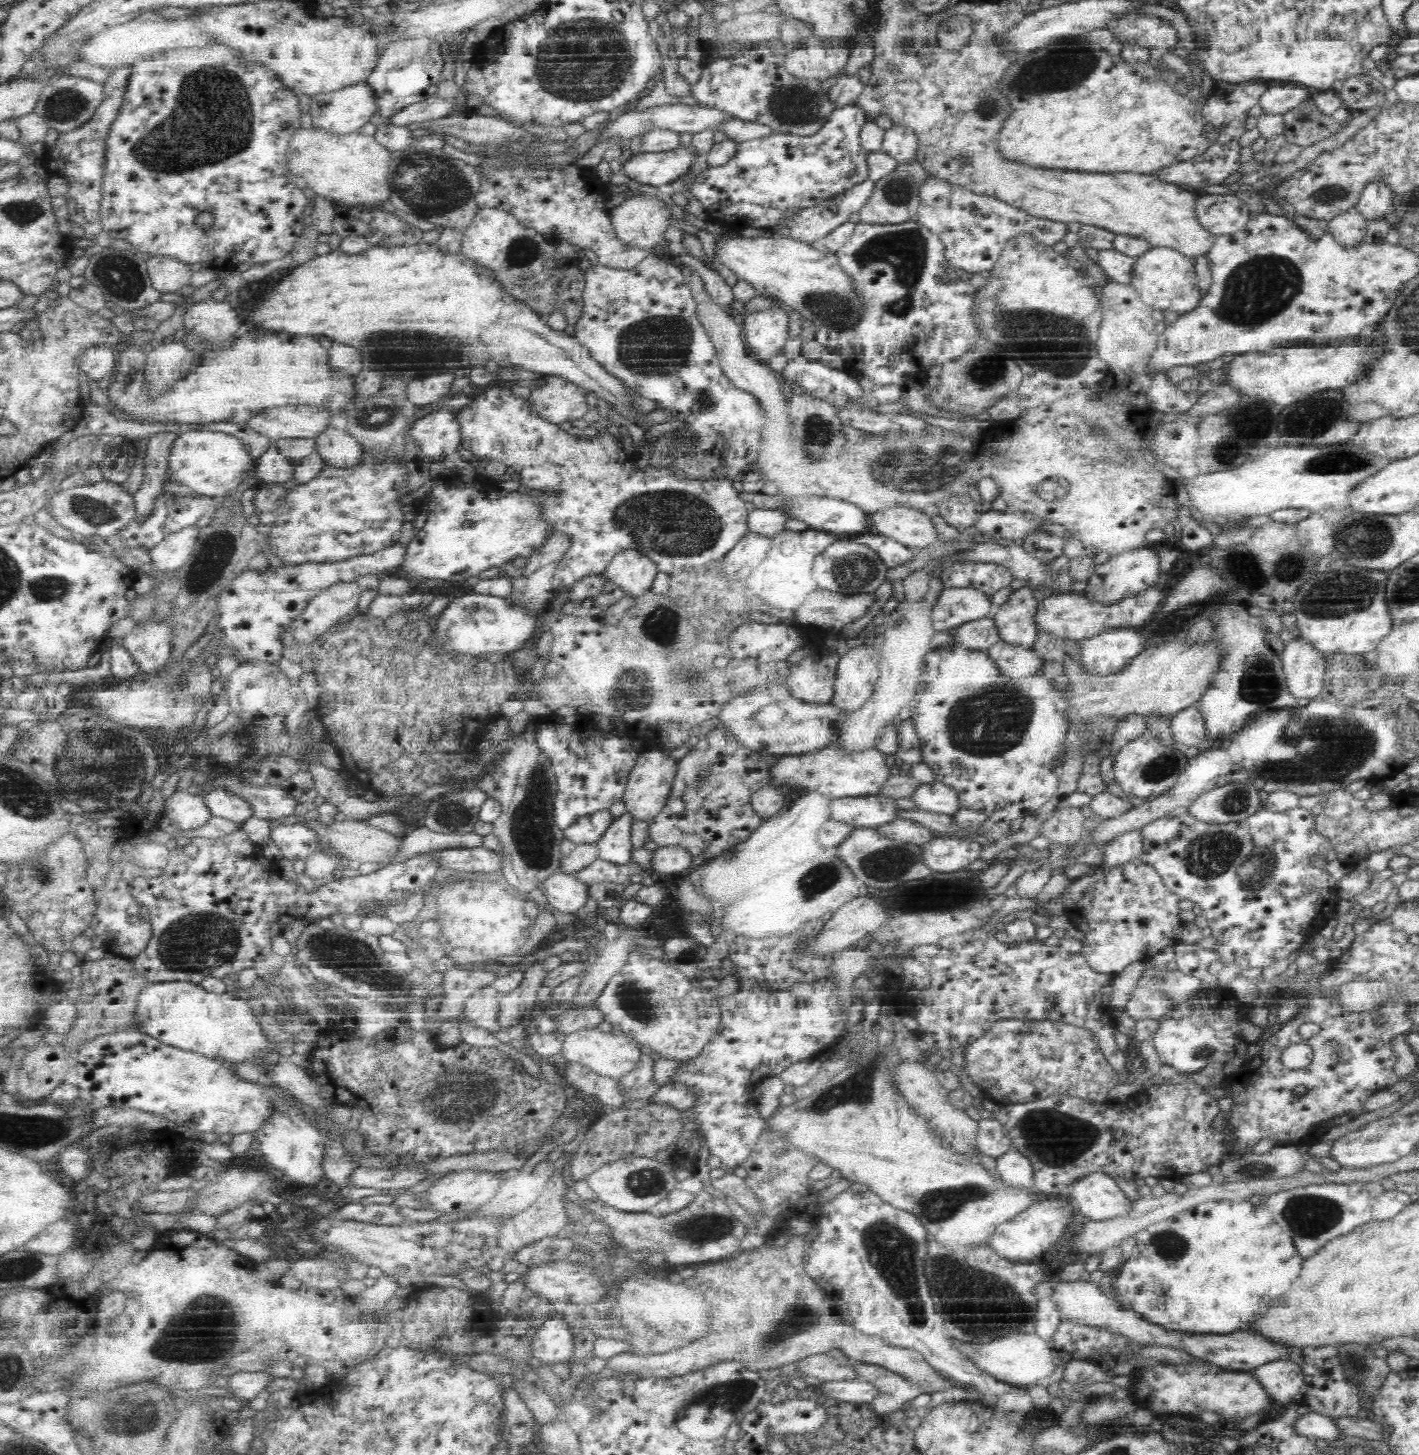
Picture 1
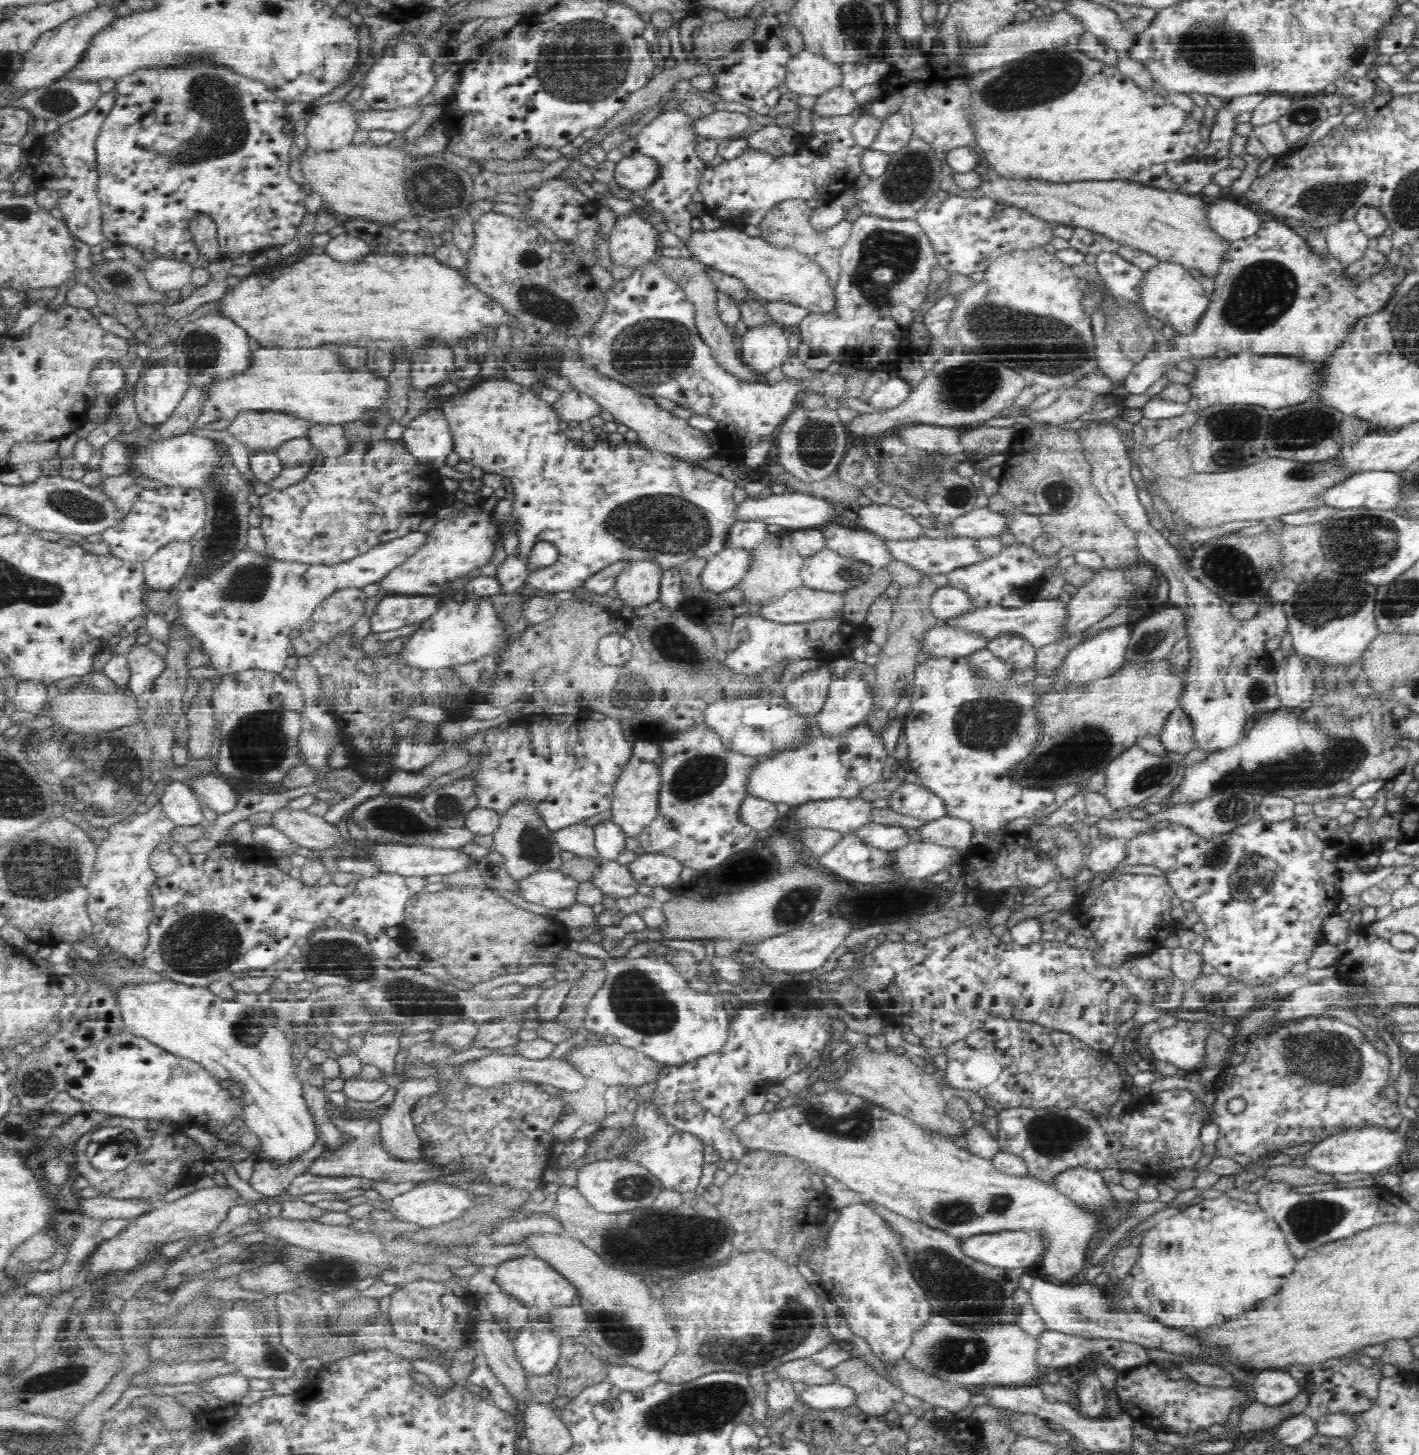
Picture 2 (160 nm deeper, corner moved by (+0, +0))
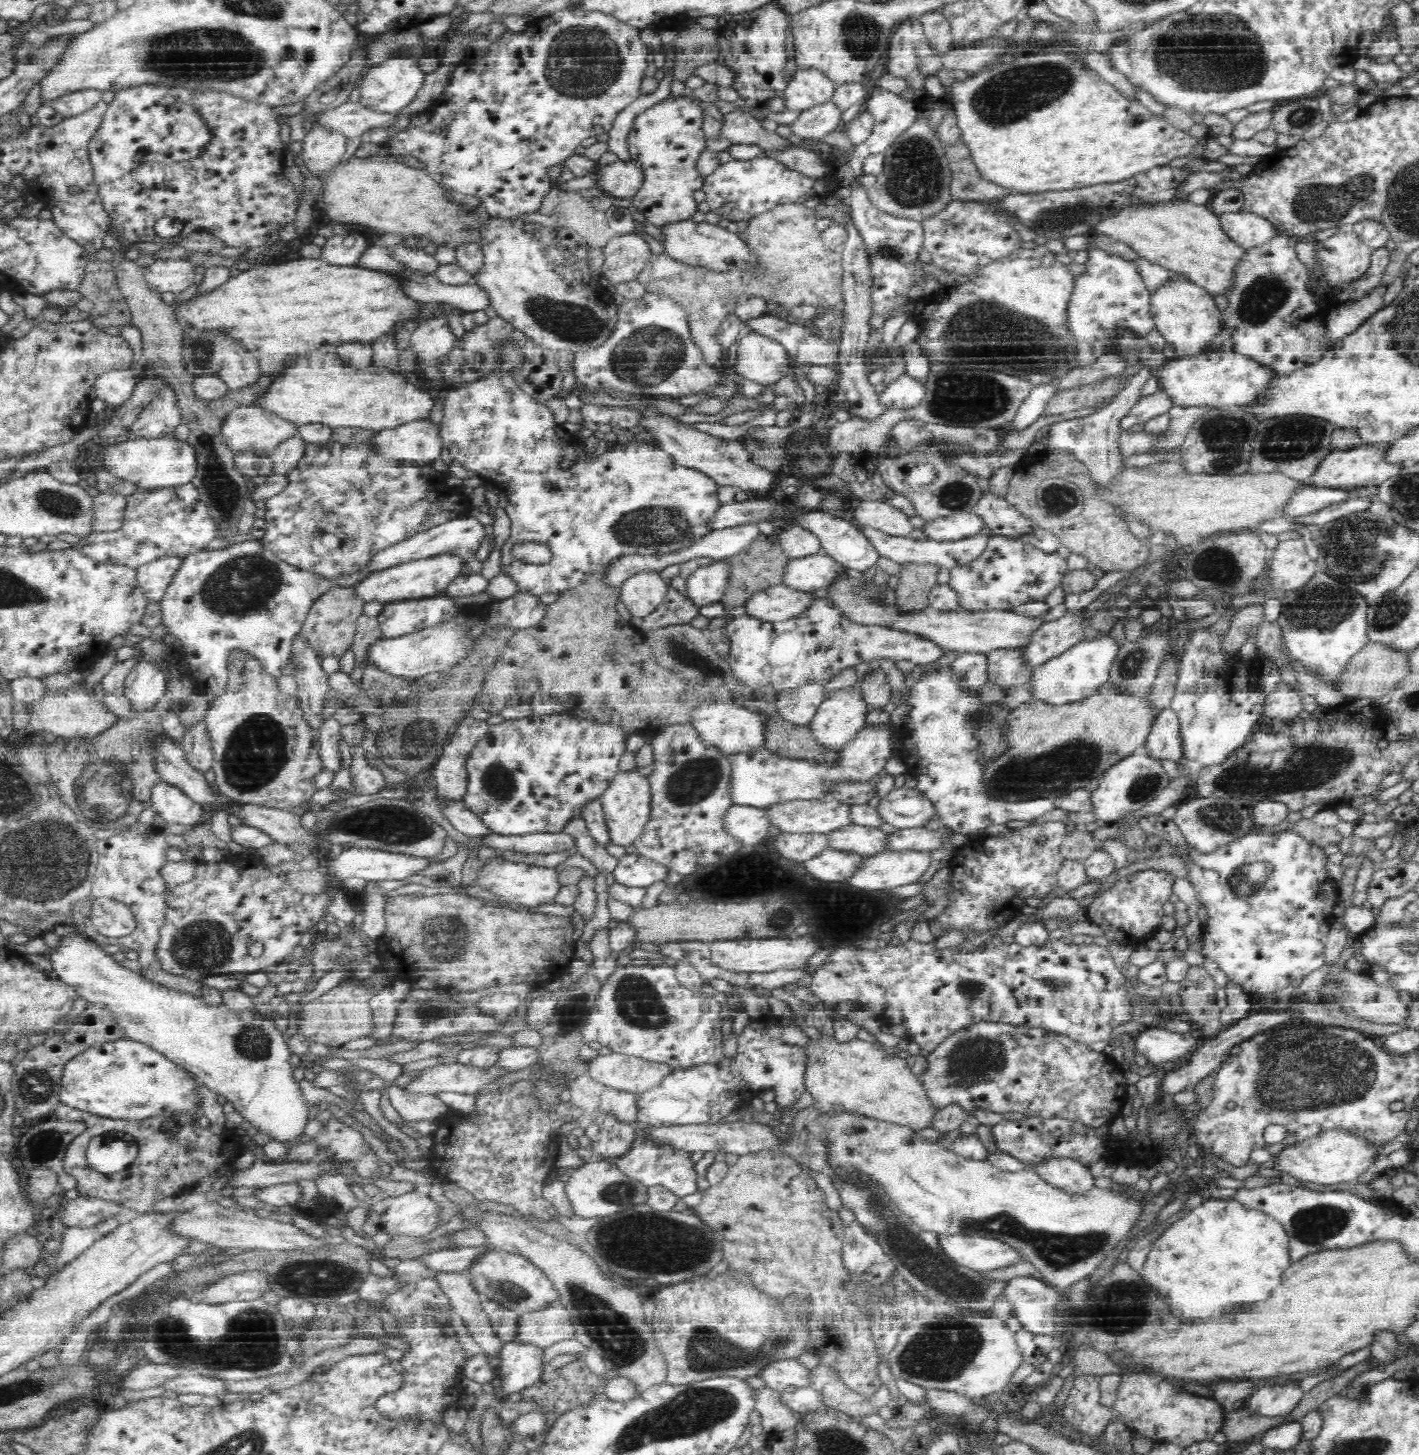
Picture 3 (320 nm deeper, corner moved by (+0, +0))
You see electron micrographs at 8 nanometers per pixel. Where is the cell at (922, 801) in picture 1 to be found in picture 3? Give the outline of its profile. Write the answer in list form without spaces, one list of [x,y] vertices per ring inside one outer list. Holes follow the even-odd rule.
[[[904,786],[888,792],[881,799],[877,810],[886,823],[900,829],[925,826],[938,814],[934,803],[921,790],[916,787],[904,788]]]

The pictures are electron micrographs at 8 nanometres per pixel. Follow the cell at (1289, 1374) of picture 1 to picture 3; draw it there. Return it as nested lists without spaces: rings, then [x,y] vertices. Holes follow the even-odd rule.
[[[1268,1383],[1254,1390],[1246,1399],[1246,1404],[1266,1416],[1278,1416],[1292,1410],[1303,1394],[1300,1385]]]

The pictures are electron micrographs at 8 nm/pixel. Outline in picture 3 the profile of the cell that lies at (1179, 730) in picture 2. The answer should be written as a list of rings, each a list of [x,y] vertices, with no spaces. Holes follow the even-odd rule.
[[[1162,709],[1154,721],[1143,751],[1152,759],[1174,761],[1184,757],[1184,739],[1178,715],[1170,709]]]

